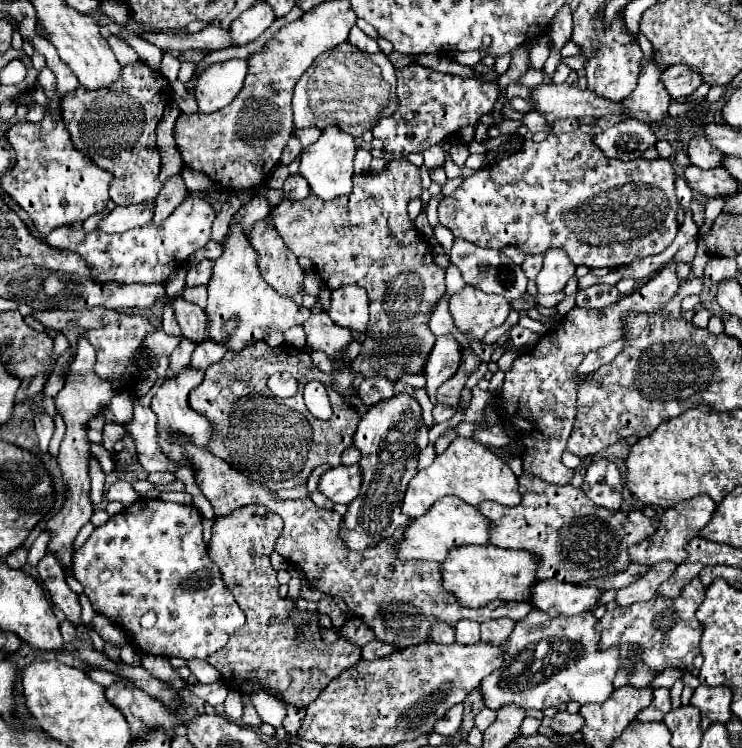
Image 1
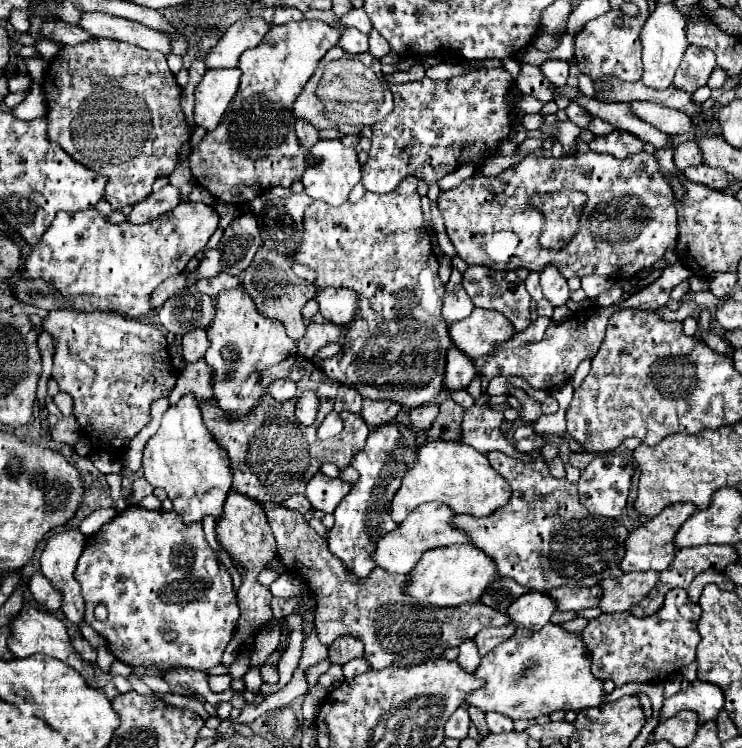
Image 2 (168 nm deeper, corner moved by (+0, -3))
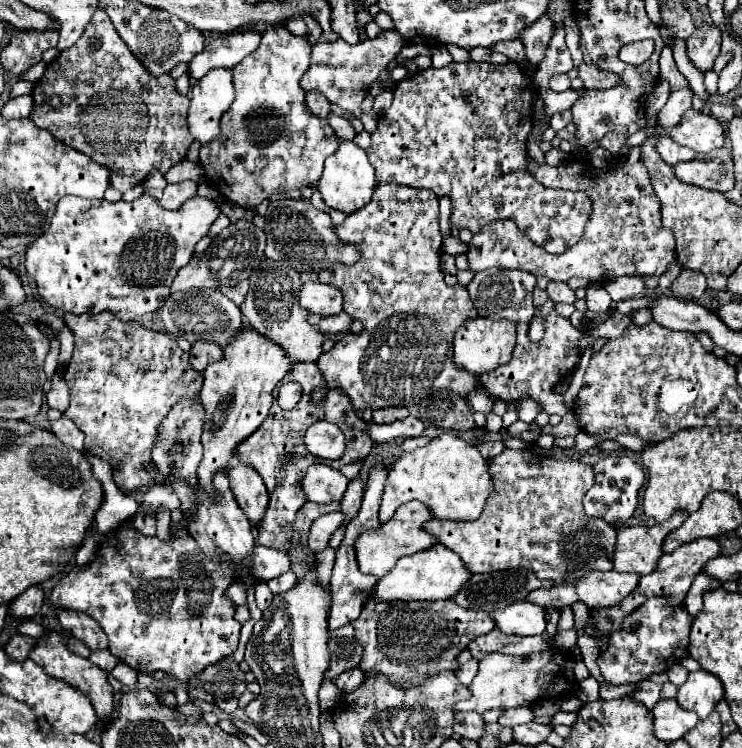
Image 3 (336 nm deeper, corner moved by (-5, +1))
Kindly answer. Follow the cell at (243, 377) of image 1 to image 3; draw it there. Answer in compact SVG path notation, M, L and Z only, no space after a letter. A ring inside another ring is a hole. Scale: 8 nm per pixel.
M297 364L297 382L303 386L301 402L293 410L281 410L279 404L273 404L269 410L269 416L265 418L261 428L257 432L253 432L249 436L249 440L243 440L241 448L237 448L239 462L253 466L261 474L261 478L267 486L267 492L269 492L267 512L257 526L257 542L261 546L269 546L269 548L277 548L277 550L289 550L295 514L307 502L305 494L301 492L301 476L305 476L305 468L309 468L309 464L313 464L313 462L327 462L333 468L341 468L349 462L365 458L373 448L373 442L369 440L369 436L365 436L367 422L361 420L359 416L355 416L353 406L345 400L345 396L341 396L341 392L327 390L327 394L321 402L311 400L309 386L325 386L325 380L321 380L321 372L315 364ZM309 366L311 366L311 370L309 370ZM319 420L333 422L343 430L345 440L347 440L347 450L339 460L333 460L333 462L321 460L321 458L311 456L305 450L305 442L303 442L305 430Z

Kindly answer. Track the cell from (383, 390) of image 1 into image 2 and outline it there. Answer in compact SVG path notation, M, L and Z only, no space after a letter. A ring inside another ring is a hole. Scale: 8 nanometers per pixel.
M364 398L360 416L364 418L364 422L368 426L376 426L376 424L392 422L398 416L400 408L402 408L400 404L390 402L390 400L370 400L370 398Z

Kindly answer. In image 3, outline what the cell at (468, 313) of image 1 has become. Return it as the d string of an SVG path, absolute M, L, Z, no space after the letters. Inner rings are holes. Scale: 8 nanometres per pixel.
M477 318L471 320L469 324L463 324L455 332L453 340L453 362L457 368L463 368L475 376L481 376L485 372L491 372L511 360L511 352L515 348L515 322L505 322L505 320L485 320Z

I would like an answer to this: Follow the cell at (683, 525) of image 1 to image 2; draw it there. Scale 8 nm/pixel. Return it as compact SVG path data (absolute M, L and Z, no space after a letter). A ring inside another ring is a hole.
M680 502L680 504L672 504L668 506L664 512L660 512L658 516L650 518L648 522L644 522L640 528L632 530L630 536L626 538L626 554L624 560L620 562L622 572L638 572L638 570L656 570L656 572L664 572L672 566L672 560L676 556L676 546L674 546L674 536L676 532L682 528L682 524L696 512L698 508L694 504L688 502Z

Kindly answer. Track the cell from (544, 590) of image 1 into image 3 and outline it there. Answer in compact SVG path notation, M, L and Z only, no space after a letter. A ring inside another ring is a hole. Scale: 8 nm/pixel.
M521 602L493 612L493 622L495 622L495 628L501 630L503 634L535 636L545 632L545 626L547 626L545 614L547 614L545 608L529 602Z

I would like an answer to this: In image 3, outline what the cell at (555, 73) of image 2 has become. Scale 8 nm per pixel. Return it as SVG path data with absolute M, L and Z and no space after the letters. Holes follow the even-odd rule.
M555 74L551 80L549 80L549 88L555 90L555 92L563 92L563 90L569 90L571 86L571 80L567 74Z

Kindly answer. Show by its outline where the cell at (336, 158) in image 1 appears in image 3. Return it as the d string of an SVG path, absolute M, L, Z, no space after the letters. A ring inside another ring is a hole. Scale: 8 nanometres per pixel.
M341 142L337 152L325 160L325 170L317 188L323 194L323 200L329 208L341 210L347 216L361 210L365 204L369 204L377 188L377 180L375 180L375 170L365 156L365 150L359 148L355 142Z

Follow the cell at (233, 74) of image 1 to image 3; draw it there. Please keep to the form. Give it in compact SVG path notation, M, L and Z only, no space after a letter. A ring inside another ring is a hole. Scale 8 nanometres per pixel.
M215 68L195 82L189 106L189 132L199 144L209 144L219 134L223 112L233 102L233 74L227 68Z

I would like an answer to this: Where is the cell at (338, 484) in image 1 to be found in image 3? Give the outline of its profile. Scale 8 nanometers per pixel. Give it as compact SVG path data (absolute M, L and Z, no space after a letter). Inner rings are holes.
M327 464L309 466L307 474L301 480L301 488L309 502L329 504L333 500L341 500L347 490L349 480L335 468Z

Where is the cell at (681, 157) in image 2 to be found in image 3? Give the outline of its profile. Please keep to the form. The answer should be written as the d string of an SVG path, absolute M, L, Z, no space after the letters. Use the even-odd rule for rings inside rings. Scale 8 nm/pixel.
M663 136L663 138L657 140L655 150L659 152L661 160L667 162L669 166L679 164L679 162L685 162L685 160L693 160L693 156L695 156L693 150L689 150L689 148L681 148L681 146L675 144L673 140L669 140L667 136Z

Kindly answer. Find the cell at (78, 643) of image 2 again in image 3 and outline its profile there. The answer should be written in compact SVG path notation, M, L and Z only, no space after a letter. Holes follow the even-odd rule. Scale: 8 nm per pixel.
M105 650L105 652L91 652L89 660L91 660L95 666L99 666L103 672L107 672L107 674L109 674L109 672L117 666L117 662L119 662L109 650Z

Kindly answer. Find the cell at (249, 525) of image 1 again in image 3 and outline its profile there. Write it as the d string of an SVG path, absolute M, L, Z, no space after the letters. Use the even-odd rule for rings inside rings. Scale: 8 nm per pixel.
M233 464L229 468L229 482L231 492L235 494L235 500L239 502L241 510L249 516L251 522L257 524L265 514L269 502L267 488L257 470L245 464Z

